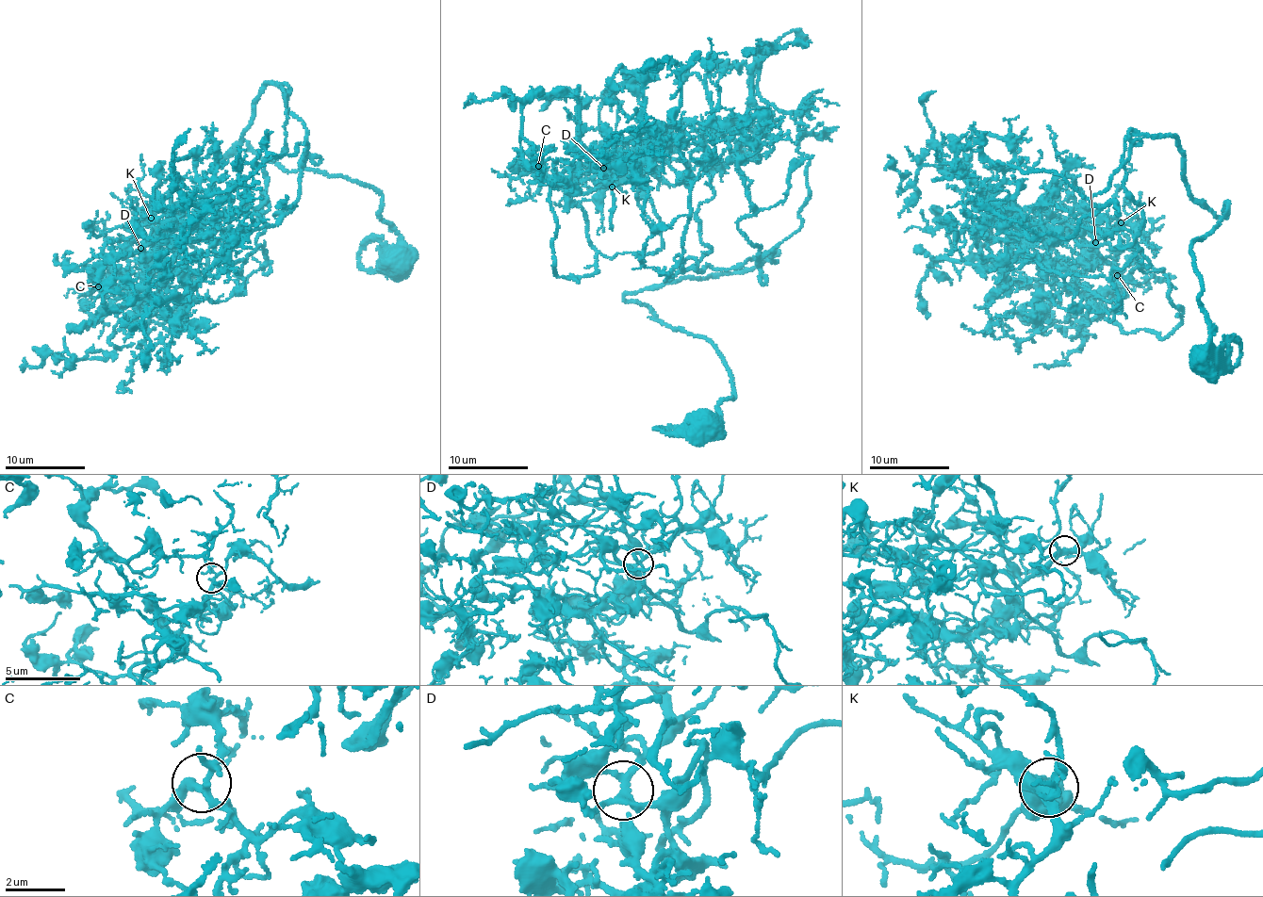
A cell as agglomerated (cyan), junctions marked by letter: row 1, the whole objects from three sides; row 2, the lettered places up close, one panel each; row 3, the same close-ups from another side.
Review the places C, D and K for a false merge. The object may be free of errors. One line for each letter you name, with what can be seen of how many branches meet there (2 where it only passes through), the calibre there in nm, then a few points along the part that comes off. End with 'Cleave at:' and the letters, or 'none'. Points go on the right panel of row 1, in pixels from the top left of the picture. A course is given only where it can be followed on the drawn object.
Cleave at: none

